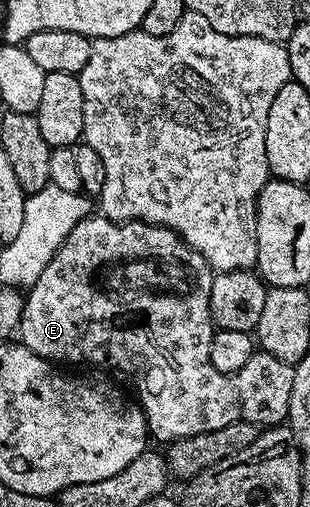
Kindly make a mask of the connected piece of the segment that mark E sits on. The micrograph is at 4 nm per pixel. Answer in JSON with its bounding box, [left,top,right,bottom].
[19,214,293,442]

